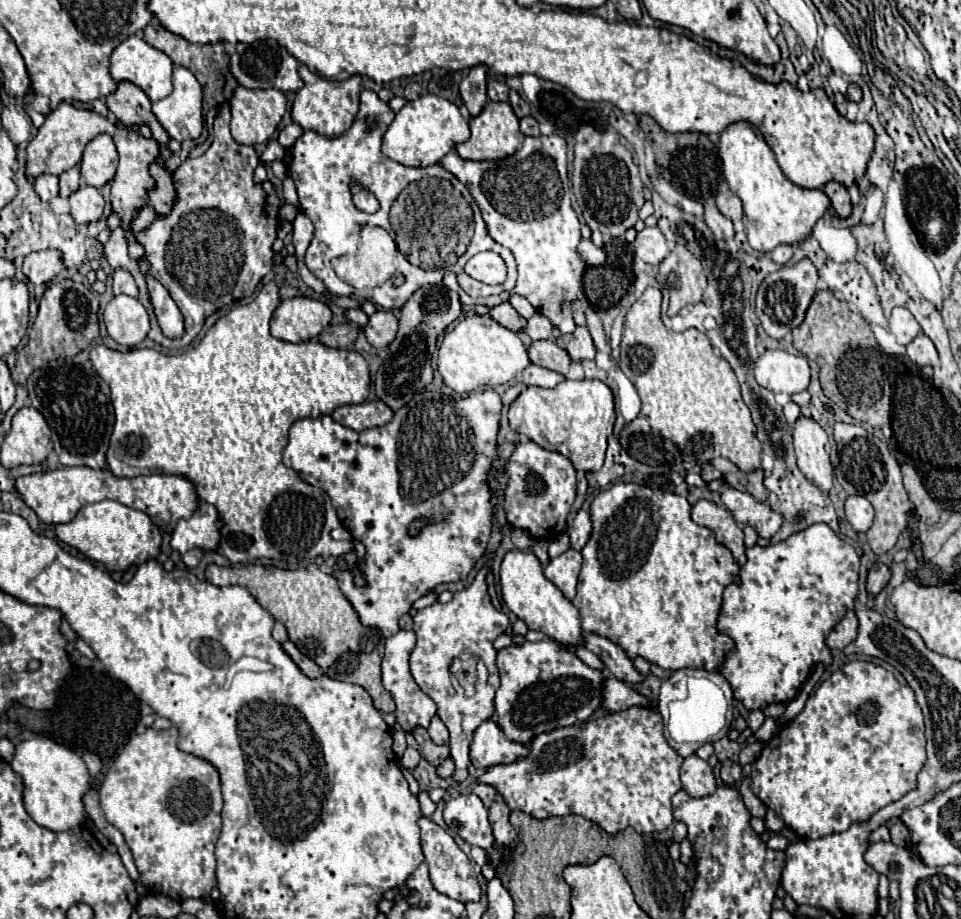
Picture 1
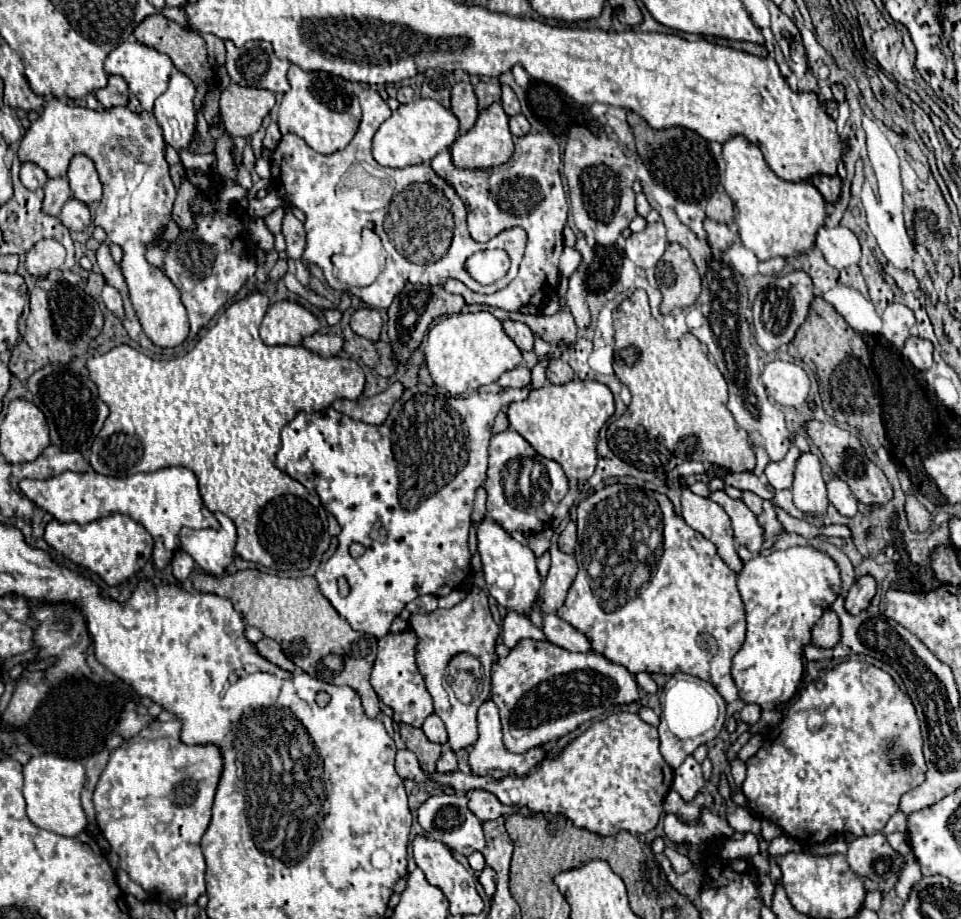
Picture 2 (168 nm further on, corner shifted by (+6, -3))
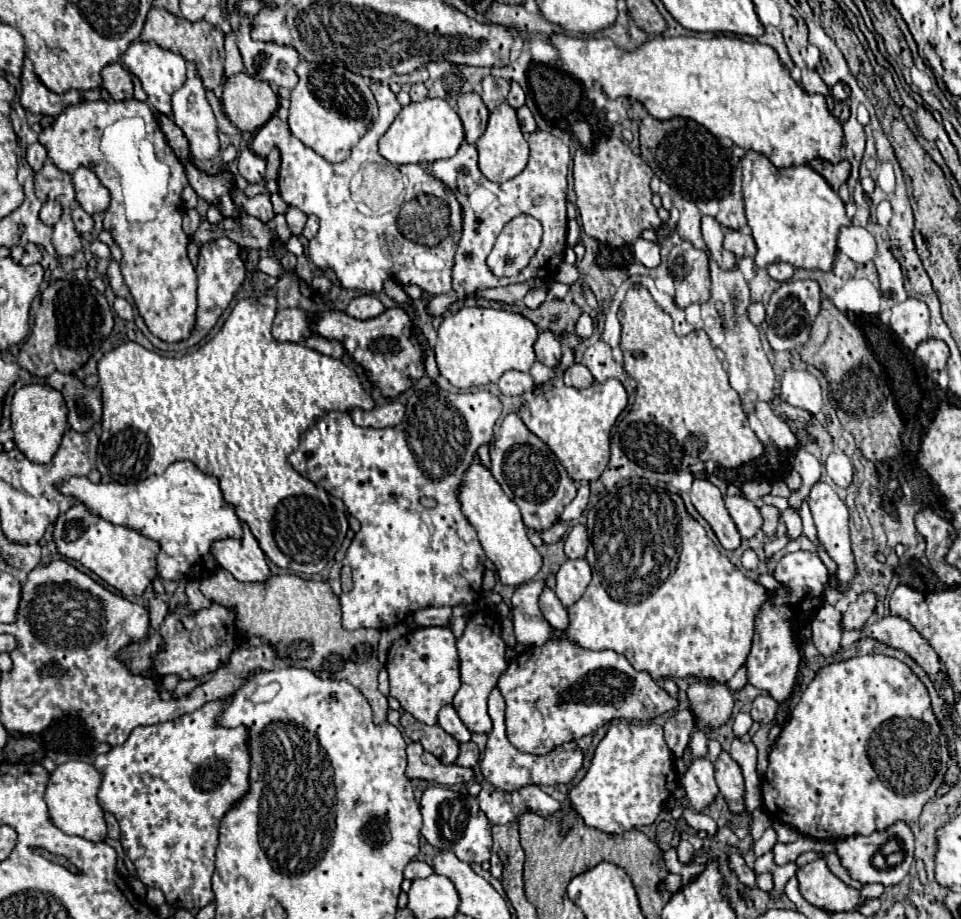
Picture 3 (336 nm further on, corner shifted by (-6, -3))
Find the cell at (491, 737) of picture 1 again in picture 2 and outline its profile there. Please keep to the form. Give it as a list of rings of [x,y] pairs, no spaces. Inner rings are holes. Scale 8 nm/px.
[[[487,700],[479,708],[479,738],[469,752],[469,766],[473,774],[485,776],[491,770],[503,770],[513,776],[525,776],[543,758],[543,748],[533,748],[523,754],[509,752],[501,740],[501,722],[497,706]]]

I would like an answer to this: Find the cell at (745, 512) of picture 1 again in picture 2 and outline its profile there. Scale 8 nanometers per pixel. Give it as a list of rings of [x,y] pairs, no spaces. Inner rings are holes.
[[[723,490],[713,492],[709,498],[713,502],[717,502],[729,514],[731,524],[733,524],[733,532],[735,532],[735,540],[739,544],[747,546],[751,552],[759,552],[761,544],[763,544],[765,530],[761,528],[757,516],[741,500],[729,498]]]

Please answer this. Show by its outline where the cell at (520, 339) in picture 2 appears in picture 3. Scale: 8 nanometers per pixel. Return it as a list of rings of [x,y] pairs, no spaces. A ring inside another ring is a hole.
[[[539,332],[539,338],[535,342],[535,354],[541,364],[547,368],[557,368],[561,364],[561,344],[551,332]]]

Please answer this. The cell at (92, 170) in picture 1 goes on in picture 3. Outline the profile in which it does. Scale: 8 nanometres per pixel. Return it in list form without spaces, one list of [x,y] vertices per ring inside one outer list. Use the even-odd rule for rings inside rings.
[[[77,168],[73,172],[73,188],[75,188],[75,198],[81,204],[81,208],[87,214],[95,212],[105,212],[109,206],[109,192],[107,188],[101,186],[99,178],[93,174],[91,168]]]

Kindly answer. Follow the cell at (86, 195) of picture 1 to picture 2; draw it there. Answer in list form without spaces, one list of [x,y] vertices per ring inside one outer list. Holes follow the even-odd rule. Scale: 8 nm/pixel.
[[[69,198],[61,210],[61,222],[69,230],[85,230],[91,224],[91,212],[81,200]]]

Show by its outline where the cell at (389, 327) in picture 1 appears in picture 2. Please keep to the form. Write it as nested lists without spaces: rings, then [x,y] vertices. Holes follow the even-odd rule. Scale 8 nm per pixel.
[[[359,308],[353,316],[351,316],[351,330],[367,340],[377,342],[381,338],[381,330],[383,330],[383,318],[377,310],[373,308]]]

